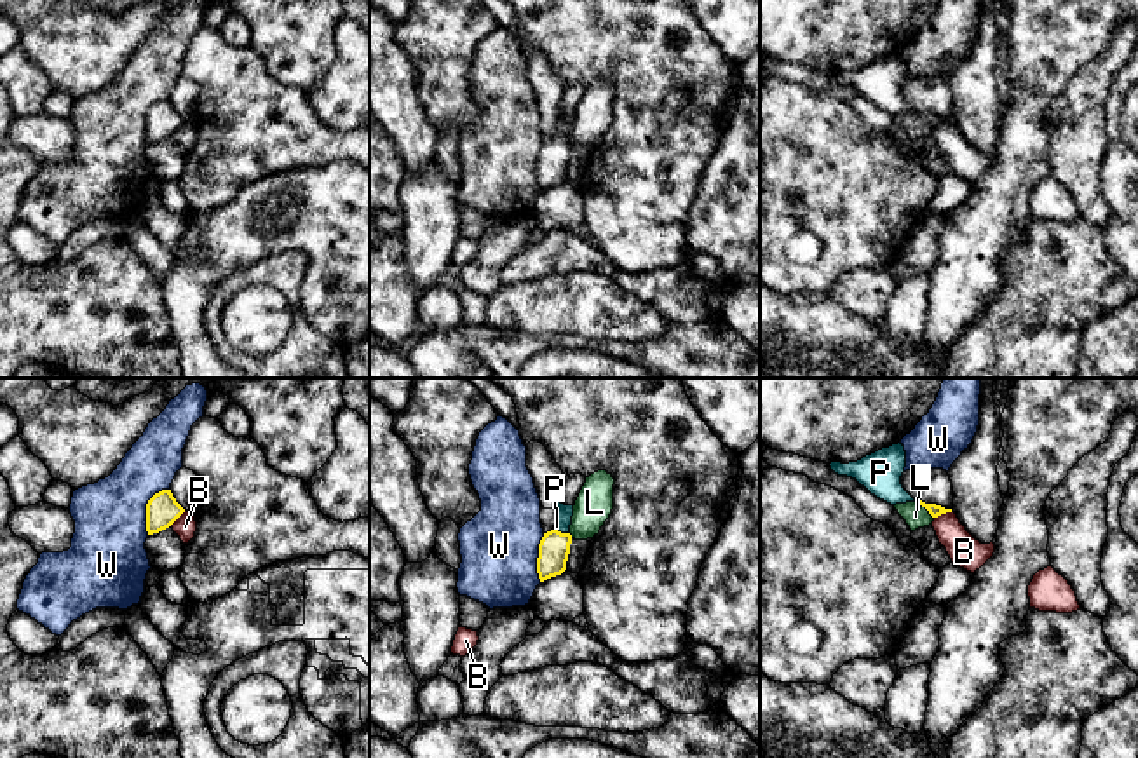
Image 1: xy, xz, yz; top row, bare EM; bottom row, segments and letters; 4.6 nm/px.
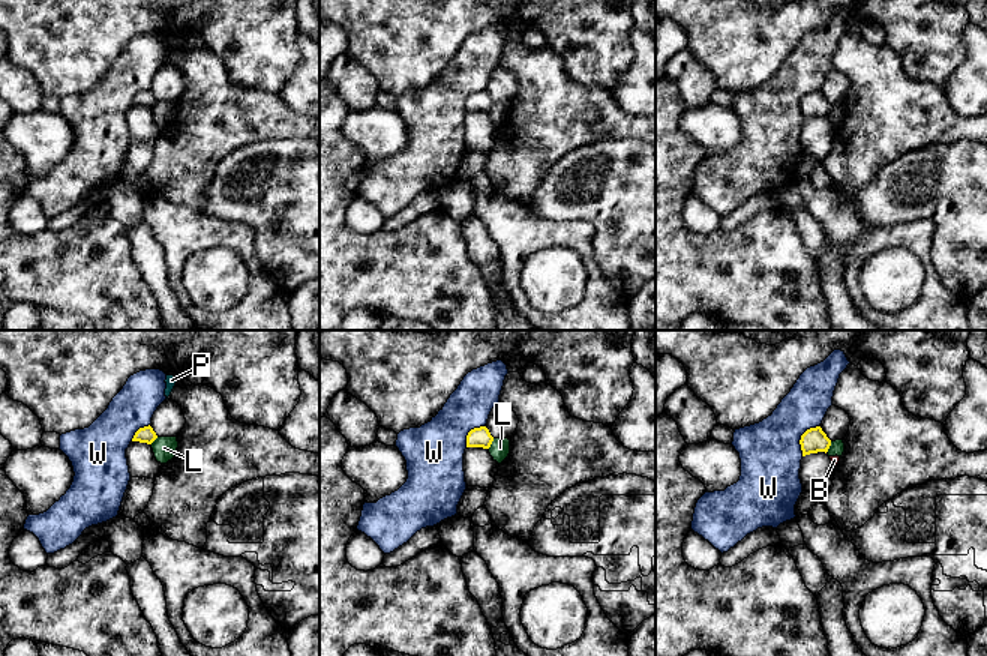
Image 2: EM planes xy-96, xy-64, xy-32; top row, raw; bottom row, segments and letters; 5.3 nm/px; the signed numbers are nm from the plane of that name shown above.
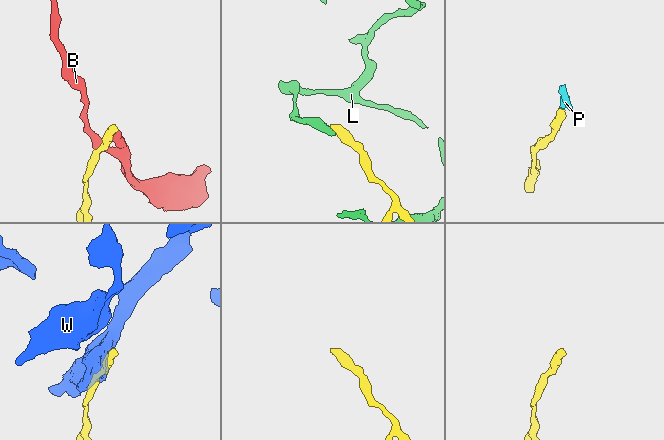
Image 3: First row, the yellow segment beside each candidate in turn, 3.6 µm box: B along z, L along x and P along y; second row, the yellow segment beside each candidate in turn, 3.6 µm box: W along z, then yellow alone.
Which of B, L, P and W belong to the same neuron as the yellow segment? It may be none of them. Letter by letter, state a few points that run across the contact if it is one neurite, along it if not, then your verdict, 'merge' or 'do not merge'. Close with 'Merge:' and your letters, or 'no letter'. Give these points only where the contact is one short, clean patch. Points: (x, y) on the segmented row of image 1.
B: do not merge
L: line yz (915, 500), (933, 518); do not merge
P: line xz (553, 551), (560, 532), (563, 513); merge
W: line xy (168, 488), (162, 488), (147, 504), (147, 534); do not merge
Merge: P

